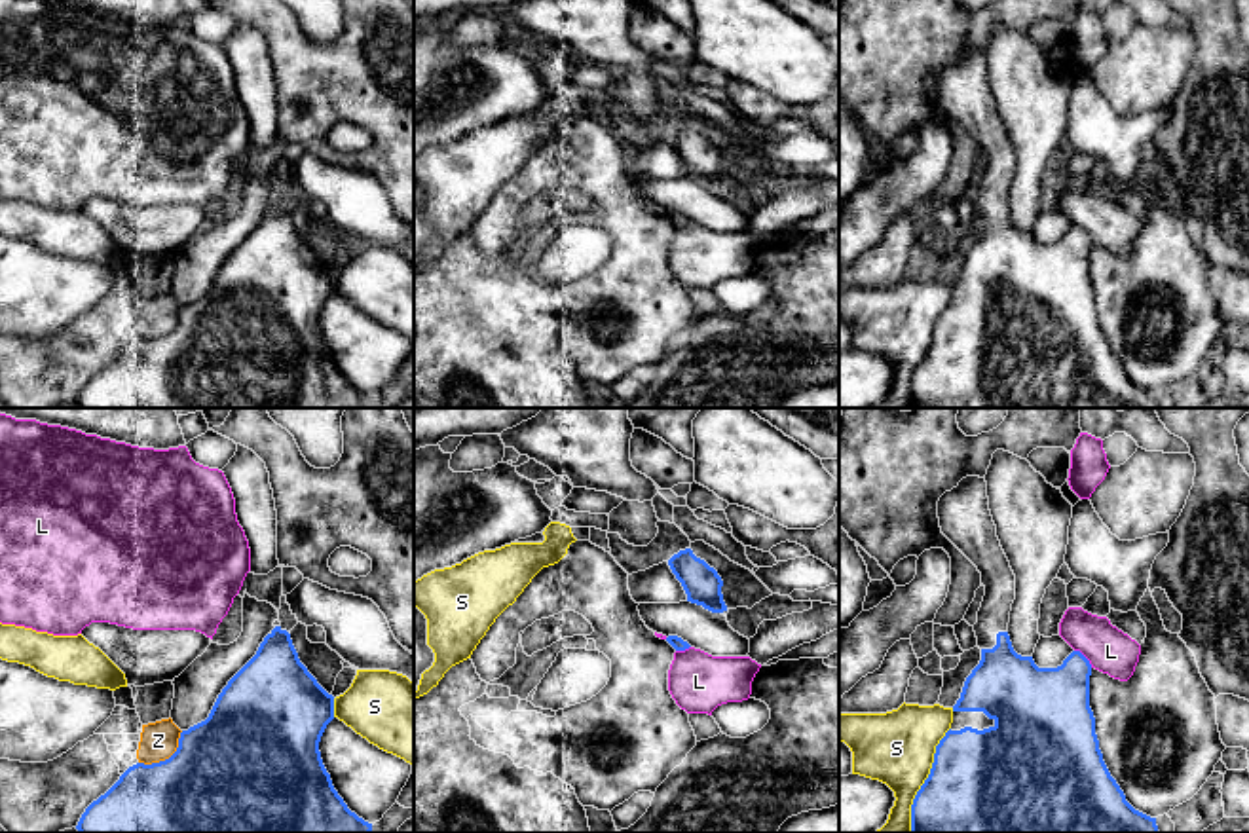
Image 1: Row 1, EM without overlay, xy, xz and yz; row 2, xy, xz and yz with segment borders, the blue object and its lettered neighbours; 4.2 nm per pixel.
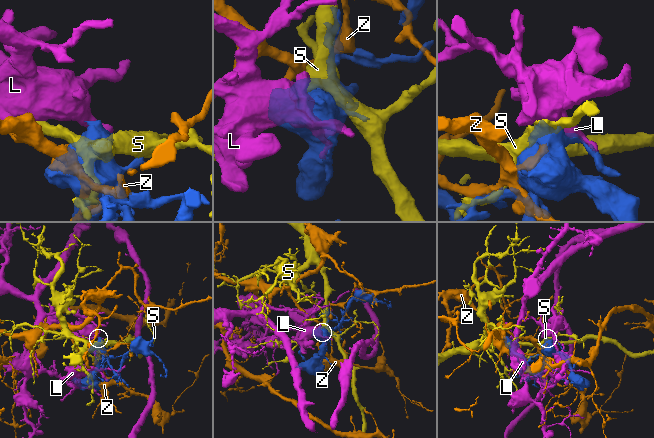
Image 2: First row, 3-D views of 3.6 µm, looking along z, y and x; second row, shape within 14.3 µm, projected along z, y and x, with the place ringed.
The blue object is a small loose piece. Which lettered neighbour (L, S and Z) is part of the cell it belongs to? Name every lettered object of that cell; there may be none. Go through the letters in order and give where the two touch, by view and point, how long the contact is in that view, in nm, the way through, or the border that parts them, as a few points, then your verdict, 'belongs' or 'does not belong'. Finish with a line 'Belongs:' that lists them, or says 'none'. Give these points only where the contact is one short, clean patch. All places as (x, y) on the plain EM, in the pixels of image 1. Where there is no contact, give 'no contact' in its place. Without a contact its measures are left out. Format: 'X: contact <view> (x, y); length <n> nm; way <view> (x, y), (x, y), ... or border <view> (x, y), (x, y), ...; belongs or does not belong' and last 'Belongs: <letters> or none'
L: contact yz (1084, 232); length 110 nm; does not belong
S: contact yz (925, 355); length 480 nm; does not belong
Z: contact xy (166, 334); length 240 nm; does not belong
Belongs: none

